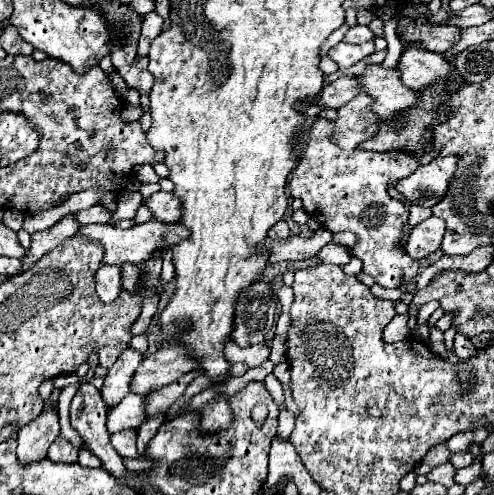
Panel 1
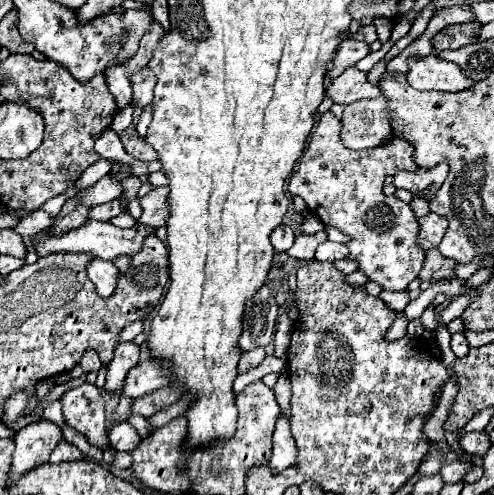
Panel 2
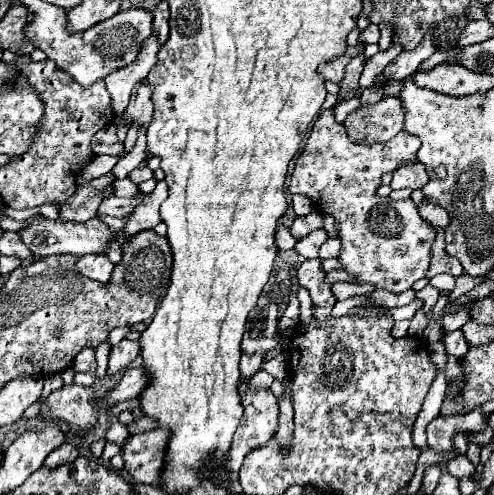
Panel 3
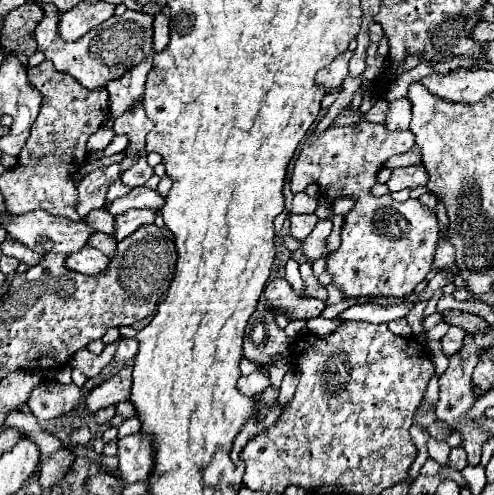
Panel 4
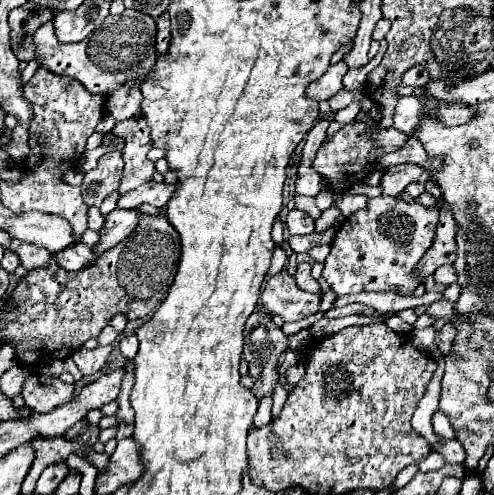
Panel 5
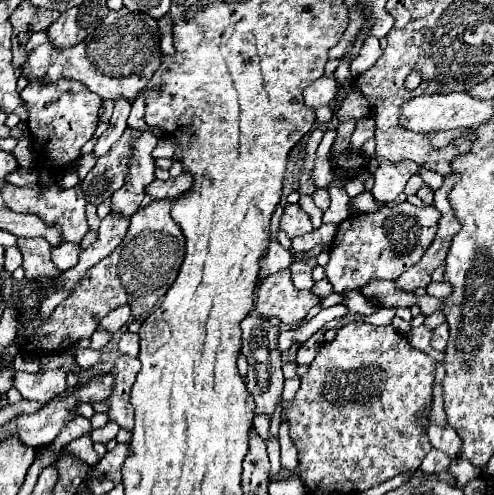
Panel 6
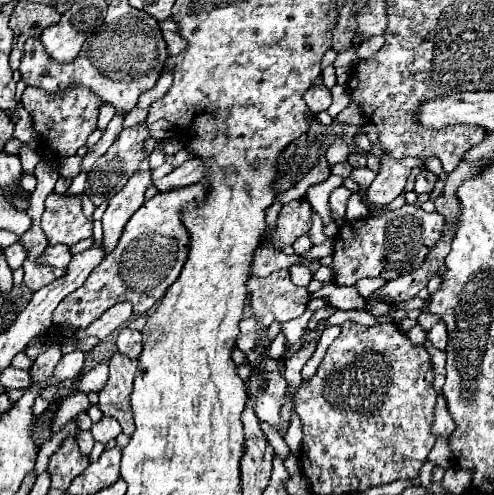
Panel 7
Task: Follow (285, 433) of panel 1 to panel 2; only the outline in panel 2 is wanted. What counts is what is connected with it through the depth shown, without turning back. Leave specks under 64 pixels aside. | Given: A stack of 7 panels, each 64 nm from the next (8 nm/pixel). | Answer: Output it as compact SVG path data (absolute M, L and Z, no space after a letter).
M283 374L278 377L277 383L273 388L276 401L280 406L281 412L286 412L286 416L291 417L291 385L289 375Z

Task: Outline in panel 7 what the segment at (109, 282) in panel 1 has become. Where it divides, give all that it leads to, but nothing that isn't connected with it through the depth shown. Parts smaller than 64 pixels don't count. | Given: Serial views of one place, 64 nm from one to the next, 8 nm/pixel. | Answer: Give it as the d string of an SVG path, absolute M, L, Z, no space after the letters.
M56 244L56 246L48 246L42 254L40 254L40 264L48 264L48 266L68 266L72 254L68 252L68 246Z

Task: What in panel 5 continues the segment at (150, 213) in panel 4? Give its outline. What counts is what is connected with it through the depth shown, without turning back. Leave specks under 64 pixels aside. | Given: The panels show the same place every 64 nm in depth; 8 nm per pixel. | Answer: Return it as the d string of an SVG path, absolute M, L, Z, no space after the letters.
M116 208L106 216L106 222L100 230L100 242L92 248L96 256L102 256L106 250L120 244L138 224L138 210Z

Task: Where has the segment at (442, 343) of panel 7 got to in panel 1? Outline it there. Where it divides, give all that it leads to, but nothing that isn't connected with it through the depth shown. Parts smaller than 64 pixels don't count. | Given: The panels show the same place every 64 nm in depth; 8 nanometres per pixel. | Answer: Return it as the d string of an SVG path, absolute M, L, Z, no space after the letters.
M456 334L452 352L454 352L460 360L466 360L466 358L472 356L472 352L476 352L476 346L474 346L474 344L464 336L464 334Z

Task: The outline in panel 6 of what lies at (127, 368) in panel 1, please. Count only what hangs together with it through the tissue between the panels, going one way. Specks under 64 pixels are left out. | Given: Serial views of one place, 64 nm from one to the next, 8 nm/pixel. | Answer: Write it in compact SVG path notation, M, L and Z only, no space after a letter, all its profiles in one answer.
M124 332L120 342L118 342L118 348L122 354L128 354L128 356L138 356L140 350L140 338L138 334L132 334L132 332Z

